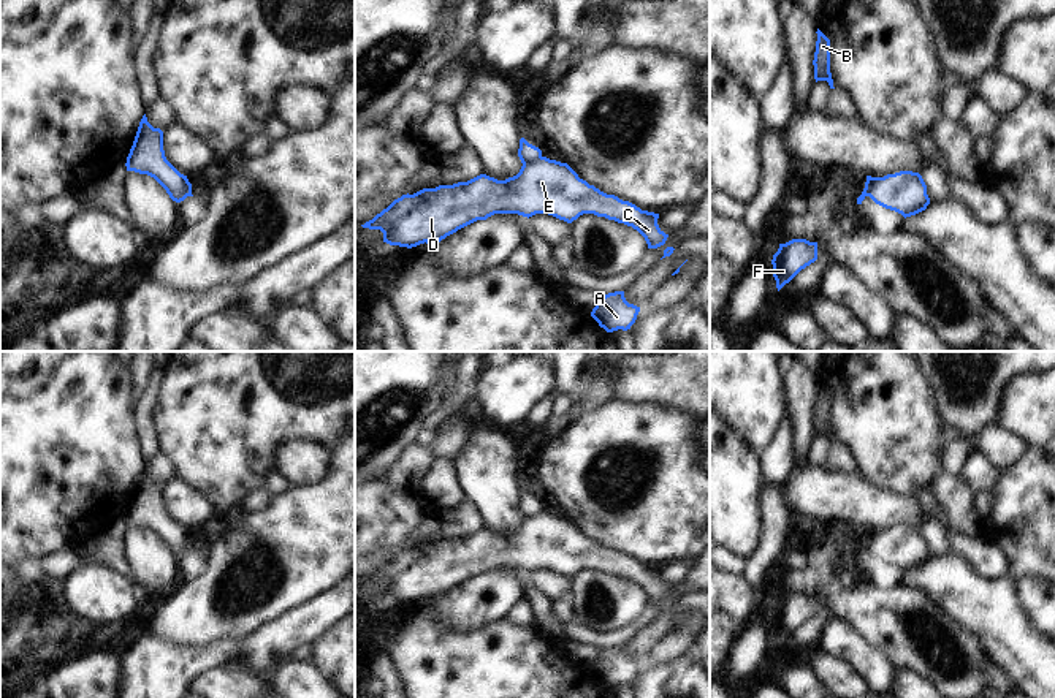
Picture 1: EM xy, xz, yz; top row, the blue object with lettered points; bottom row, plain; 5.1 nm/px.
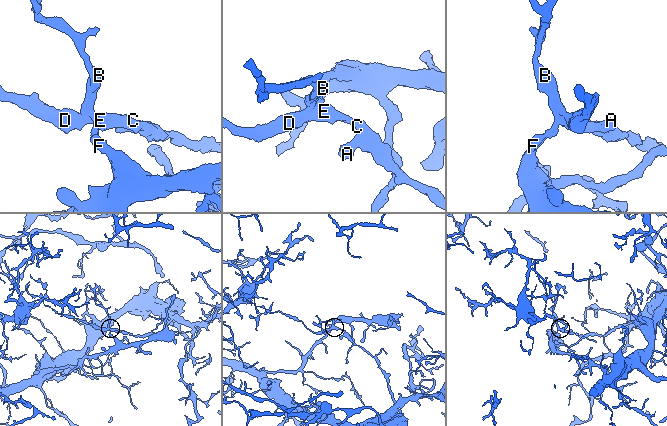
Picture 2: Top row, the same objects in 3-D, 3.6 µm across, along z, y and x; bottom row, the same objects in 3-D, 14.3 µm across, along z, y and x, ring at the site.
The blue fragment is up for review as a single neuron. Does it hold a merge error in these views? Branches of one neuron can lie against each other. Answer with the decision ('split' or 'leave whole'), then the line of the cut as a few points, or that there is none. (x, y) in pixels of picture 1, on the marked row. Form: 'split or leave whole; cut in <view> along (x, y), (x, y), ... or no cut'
split; cut in xz along (540, 155), (523, 165)

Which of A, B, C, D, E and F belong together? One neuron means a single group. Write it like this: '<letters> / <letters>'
A C D E / B F

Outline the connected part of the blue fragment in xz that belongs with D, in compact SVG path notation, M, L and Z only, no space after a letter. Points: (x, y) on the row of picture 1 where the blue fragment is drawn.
M547 157L523 165L516 176L505 180L480 174L467 182L402 195L361 226L380 230L390 245L412 248L425 242L436 245L494 214L528 218L548 214L567 223L594 214L632 226L645 237L648 248L664 245L668 237L657 225L659 214L600 192L567 163Z

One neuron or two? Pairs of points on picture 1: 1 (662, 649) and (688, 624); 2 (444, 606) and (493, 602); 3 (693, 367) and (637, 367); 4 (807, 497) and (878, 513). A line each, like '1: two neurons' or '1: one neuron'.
1: one neuron
2: one neuron
3: one neuron
4: one neuron

